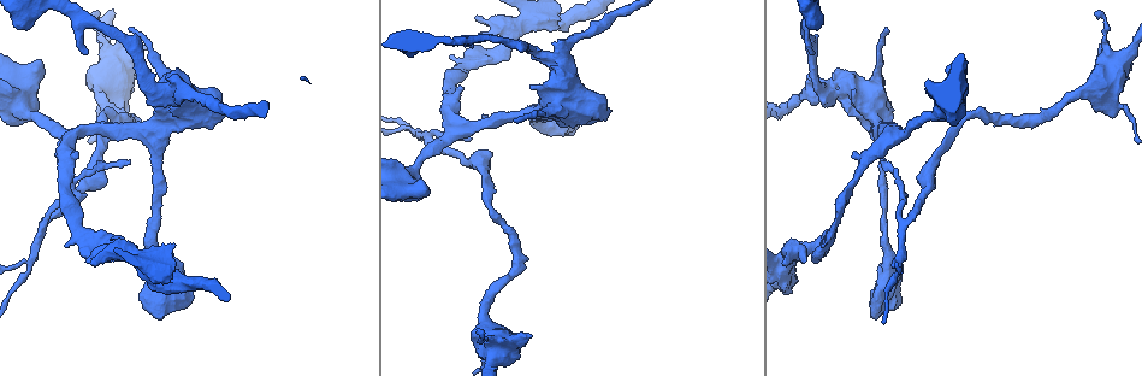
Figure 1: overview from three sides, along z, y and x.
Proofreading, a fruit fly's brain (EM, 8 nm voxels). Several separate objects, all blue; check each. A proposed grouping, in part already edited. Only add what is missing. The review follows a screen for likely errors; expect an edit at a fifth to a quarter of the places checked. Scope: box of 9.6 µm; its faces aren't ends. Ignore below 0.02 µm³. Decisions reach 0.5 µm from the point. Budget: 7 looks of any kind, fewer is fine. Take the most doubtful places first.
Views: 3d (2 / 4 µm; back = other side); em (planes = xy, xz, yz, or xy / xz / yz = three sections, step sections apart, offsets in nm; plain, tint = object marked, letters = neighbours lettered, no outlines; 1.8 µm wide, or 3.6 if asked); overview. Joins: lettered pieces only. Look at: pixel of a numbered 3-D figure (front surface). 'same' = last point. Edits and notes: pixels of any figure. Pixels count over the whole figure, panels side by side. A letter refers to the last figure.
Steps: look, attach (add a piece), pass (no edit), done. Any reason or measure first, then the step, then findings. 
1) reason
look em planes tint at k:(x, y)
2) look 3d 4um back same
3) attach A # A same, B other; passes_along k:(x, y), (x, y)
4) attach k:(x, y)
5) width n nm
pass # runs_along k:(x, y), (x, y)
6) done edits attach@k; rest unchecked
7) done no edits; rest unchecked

free end
look 3d 2um at 1:(532, 85)

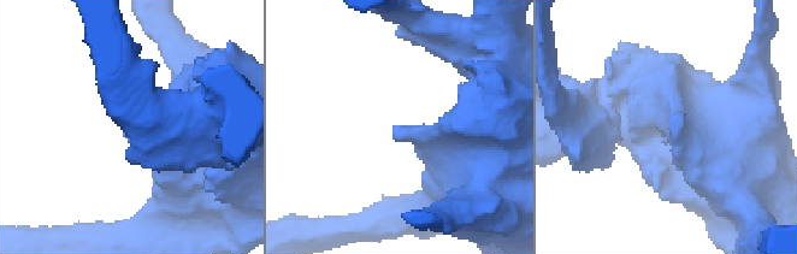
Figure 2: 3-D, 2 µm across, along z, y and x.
look em 3.6um planes letters at 2:(396, 127)

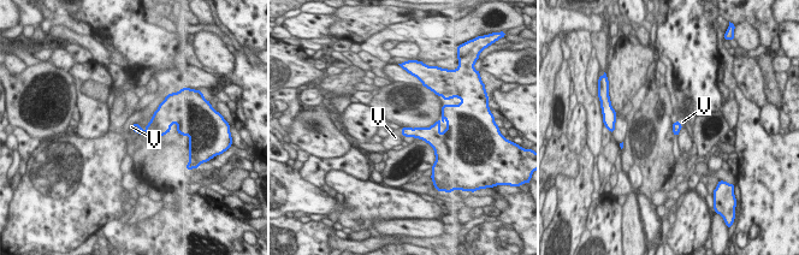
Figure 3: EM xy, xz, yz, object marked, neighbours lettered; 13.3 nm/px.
attach V # V same; the cell continues

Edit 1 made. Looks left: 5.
side arm on a straight run
look 3d 2um at 1:(29, 262)

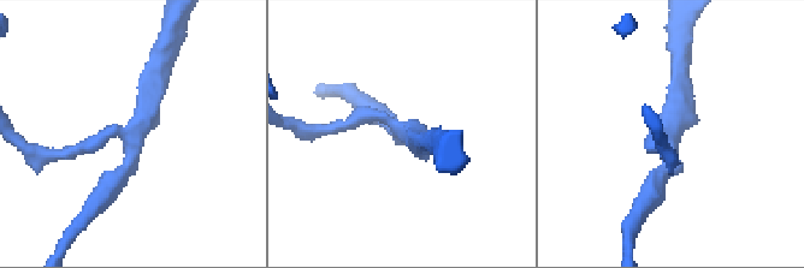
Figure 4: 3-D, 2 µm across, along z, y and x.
arms 3; need the tissue
look em yz step 4 tint at 4:(138, 131)

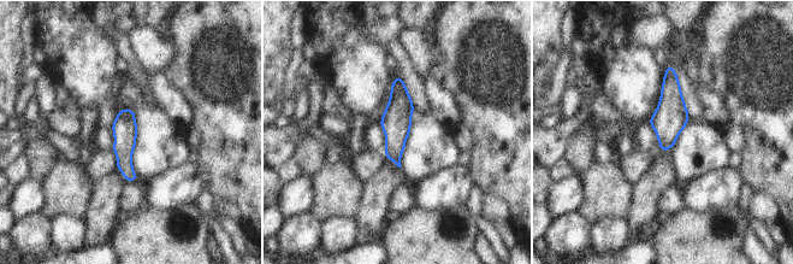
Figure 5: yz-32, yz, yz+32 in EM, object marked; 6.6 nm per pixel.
look em planes letters same

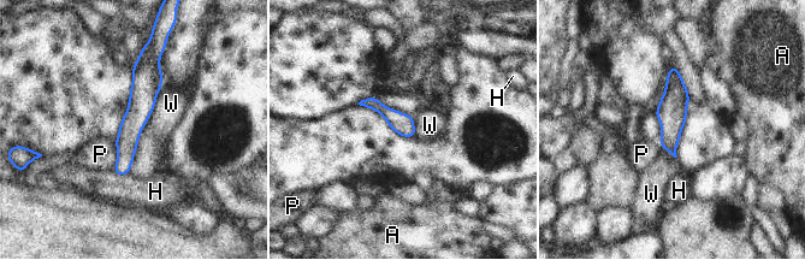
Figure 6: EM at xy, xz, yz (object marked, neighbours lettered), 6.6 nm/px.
width 140 nm
pass # A other, H other, P other, W other; border 6:(163, 86), (140, 134), (128, 173); none of them fits

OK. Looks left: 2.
sharp bend
look em planes tint at 1:(488, 199)

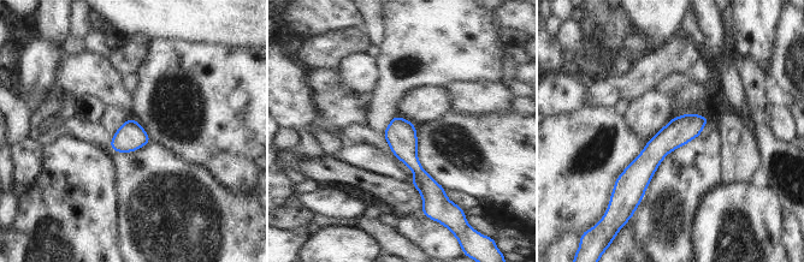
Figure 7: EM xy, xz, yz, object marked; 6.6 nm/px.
see the neighbours
look em planes letters same

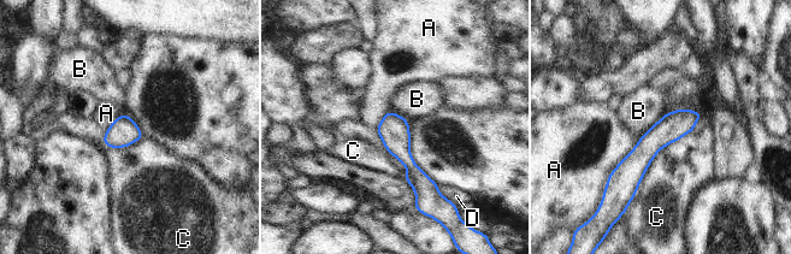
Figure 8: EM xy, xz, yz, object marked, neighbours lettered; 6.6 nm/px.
pass # A other, B other, C other, D other; border 8:(666, 113), (639, 139); none of them fits

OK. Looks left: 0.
done edits attach@3; rest unchecked

